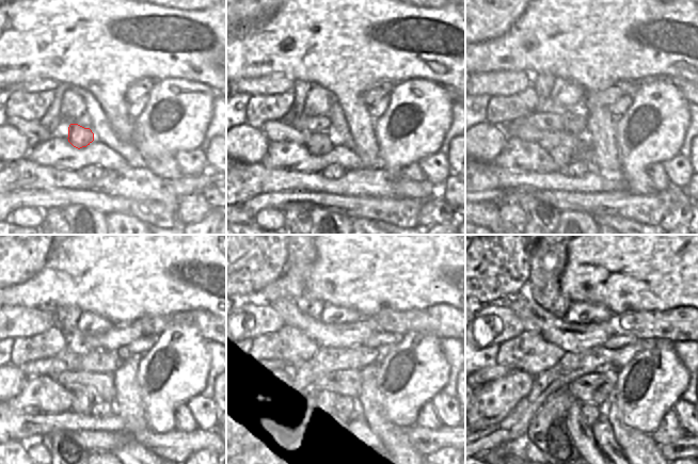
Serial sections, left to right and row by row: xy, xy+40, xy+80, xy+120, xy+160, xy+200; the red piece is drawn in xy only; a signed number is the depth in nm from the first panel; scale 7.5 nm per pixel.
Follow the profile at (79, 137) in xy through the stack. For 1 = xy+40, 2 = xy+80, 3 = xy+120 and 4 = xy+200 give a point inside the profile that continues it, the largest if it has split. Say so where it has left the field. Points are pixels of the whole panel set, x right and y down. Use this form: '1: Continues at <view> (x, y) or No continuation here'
1: Continues at xy+40 (319, 143)
2: Continues at xy+80 (562, 156)
3: Continues at xy+120 (82, 401)
4: Continues at xy+200 (583, 435)

